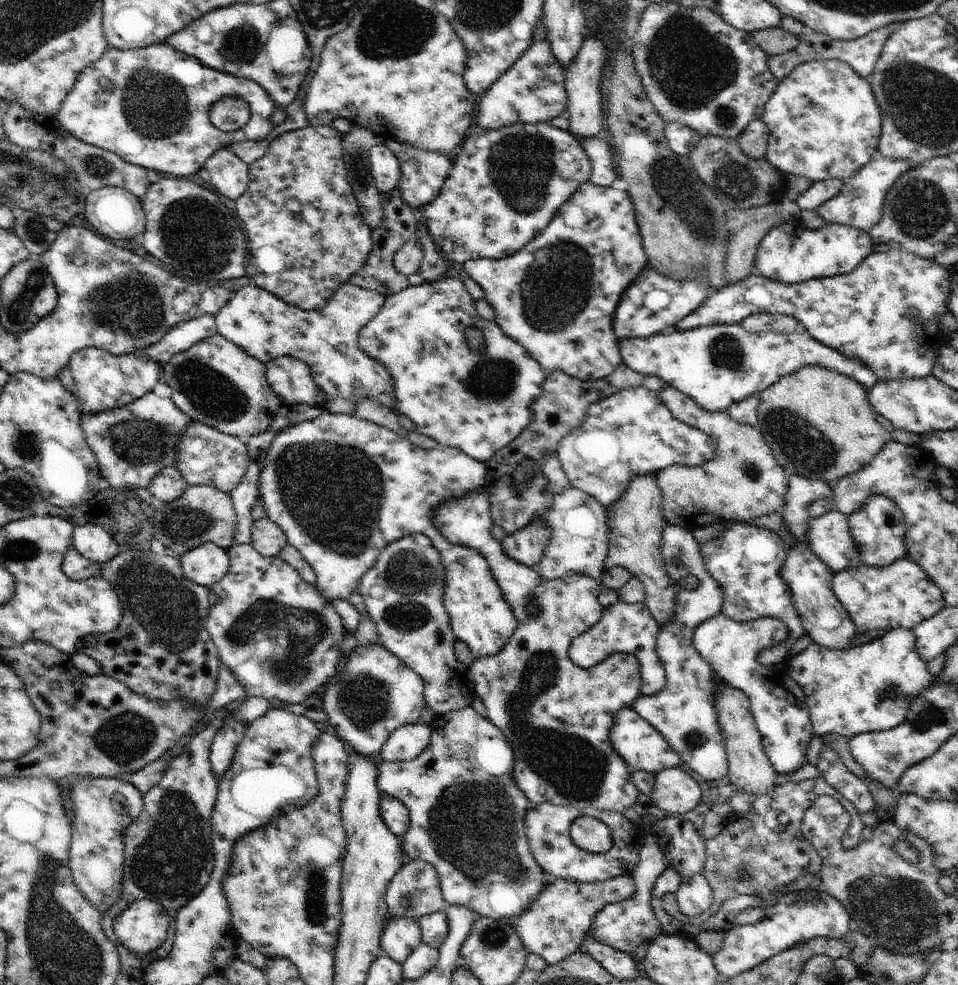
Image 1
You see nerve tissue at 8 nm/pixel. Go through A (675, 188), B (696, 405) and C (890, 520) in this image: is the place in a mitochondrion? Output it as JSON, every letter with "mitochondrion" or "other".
{"A":"mitochondrion","B":"other","C":"other"}

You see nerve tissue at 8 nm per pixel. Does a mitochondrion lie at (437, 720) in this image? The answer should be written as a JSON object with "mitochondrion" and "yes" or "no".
{"mitochondrion":"no"}

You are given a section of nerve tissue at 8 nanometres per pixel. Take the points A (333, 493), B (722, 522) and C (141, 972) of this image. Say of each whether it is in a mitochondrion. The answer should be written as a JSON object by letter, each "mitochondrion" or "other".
{"A":"mitochondrion","B":"other","C":"other"}

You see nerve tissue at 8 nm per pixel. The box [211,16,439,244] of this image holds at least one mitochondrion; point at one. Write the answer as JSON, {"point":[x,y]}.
{"point":[243,42]}

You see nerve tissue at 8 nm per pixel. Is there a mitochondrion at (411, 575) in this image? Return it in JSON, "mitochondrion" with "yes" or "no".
{"mitochondrion":"yes"}

